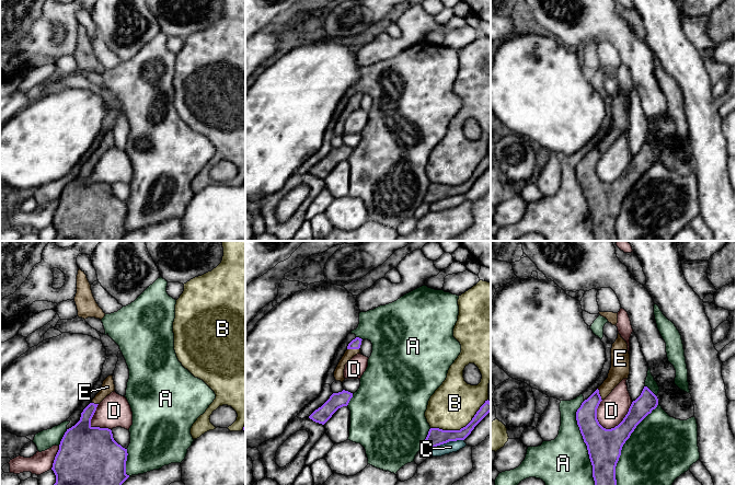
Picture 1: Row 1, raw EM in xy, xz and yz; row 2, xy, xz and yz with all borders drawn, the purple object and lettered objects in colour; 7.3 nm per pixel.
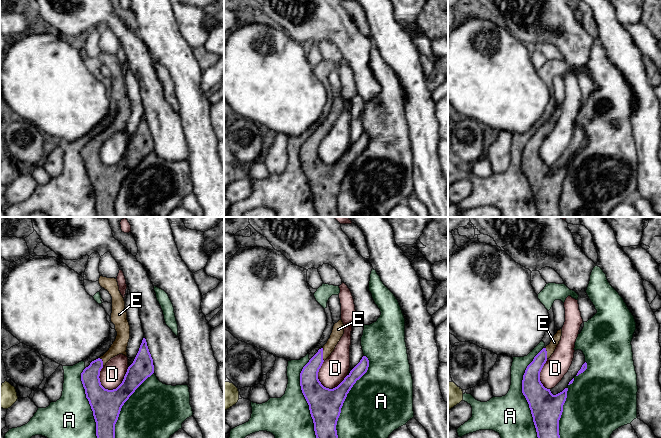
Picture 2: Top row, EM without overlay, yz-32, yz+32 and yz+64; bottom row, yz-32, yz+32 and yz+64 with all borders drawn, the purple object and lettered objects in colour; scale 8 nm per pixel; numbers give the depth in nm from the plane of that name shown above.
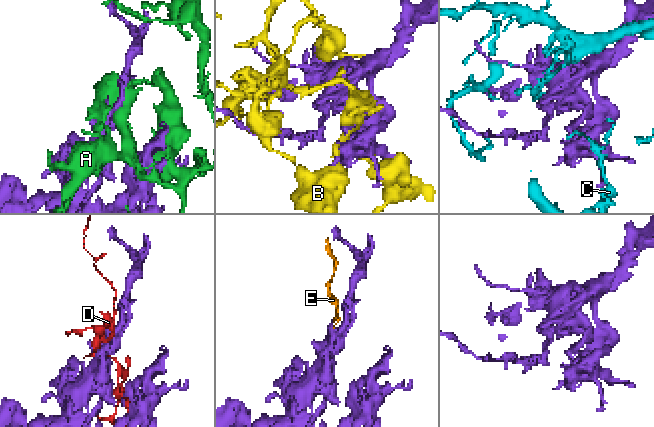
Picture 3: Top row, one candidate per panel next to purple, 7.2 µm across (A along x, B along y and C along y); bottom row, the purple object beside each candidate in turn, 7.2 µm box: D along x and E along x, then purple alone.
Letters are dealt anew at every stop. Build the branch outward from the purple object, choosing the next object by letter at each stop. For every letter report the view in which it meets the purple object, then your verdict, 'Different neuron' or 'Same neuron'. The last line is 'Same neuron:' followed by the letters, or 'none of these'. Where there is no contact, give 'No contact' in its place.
A: Touches purple in yz. Different neuron
B: Touches purple in xz. Different neuron
C: Touches purple in xz. Different neuron
D: Touches purple in yz. Different neuron
E: Touches purple in xz. Same neuron
Same neuron: E

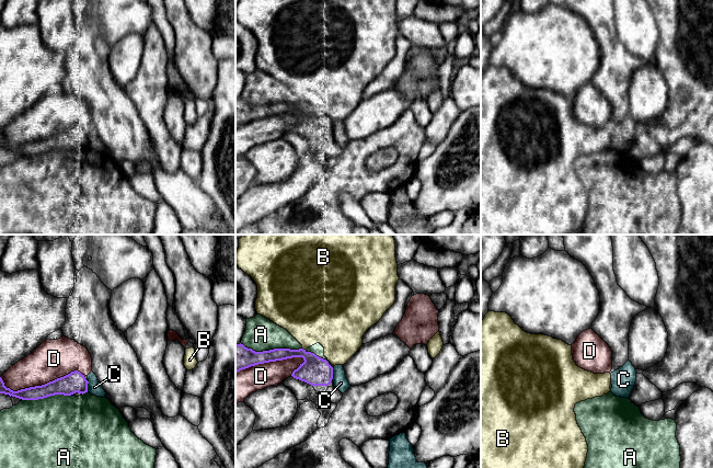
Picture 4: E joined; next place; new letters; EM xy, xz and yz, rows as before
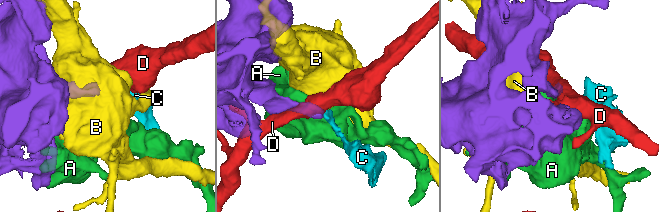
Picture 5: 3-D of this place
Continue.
A: Touches purple in xz. Different neuron
B: Touches purple in xz. Different neuron
C: Touches purple in xy. Different neuron
D: Touches purple in xy. Different neuron
Same neuron: none of these

